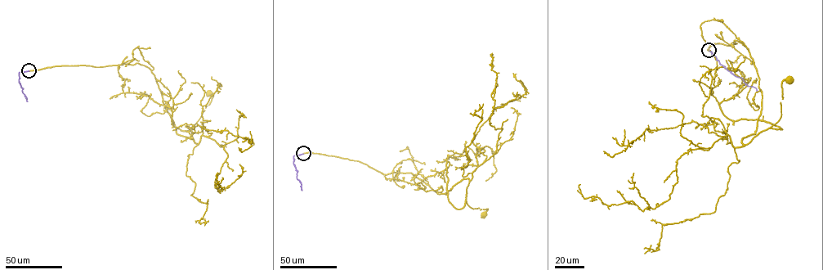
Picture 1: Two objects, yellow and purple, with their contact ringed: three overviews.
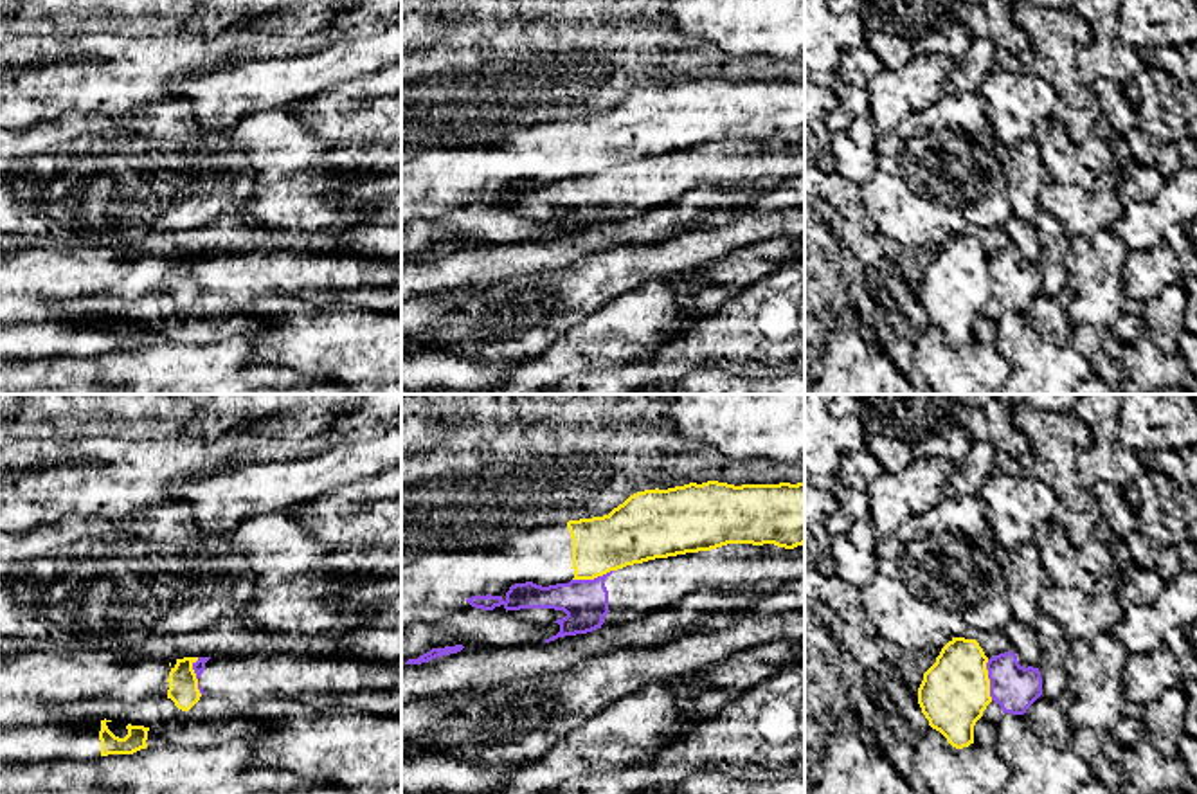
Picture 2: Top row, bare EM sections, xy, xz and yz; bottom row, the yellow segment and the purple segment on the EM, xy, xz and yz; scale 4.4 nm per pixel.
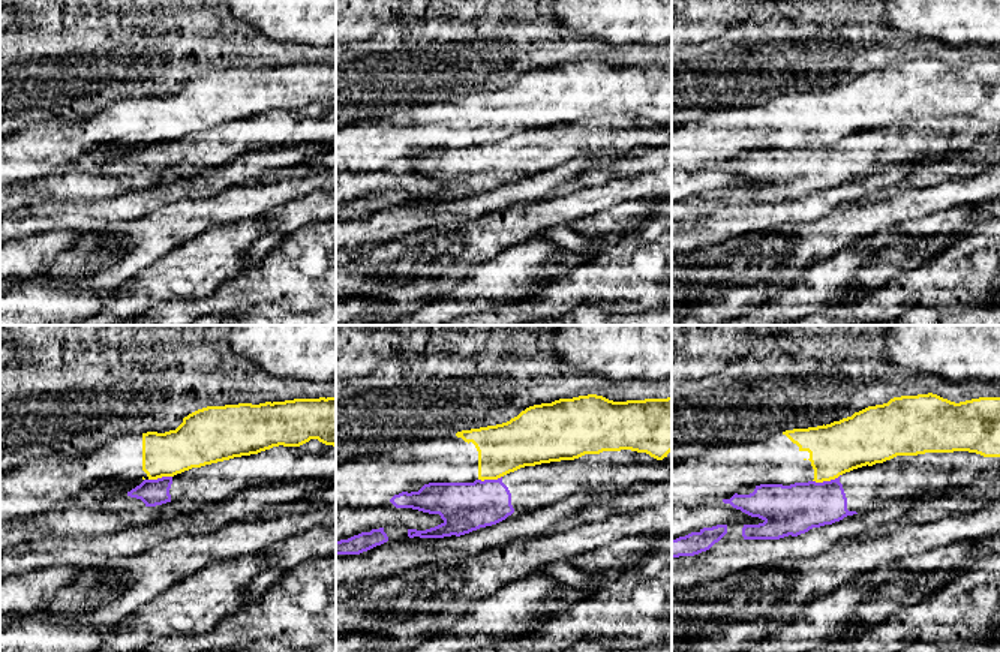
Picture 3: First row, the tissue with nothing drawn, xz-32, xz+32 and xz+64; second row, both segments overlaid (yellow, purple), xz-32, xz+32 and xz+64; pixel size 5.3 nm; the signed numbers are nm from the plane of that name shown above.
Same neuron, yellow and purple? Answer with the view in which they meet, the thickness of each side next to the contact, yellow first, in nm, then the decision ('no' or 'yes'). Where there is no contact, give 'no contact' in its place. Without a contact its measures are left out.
meets yellow in xz; 260 nm thick on the yellow side, 200 nm on the other; no

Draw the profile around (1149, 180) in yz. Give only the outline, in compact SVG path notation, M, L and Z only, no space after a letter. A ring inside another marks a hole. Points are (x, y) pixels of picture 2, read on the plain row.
M1136 164L1130 178L1138 185L1139 200L1150 203L1165 184L1165 176L1156 166Z

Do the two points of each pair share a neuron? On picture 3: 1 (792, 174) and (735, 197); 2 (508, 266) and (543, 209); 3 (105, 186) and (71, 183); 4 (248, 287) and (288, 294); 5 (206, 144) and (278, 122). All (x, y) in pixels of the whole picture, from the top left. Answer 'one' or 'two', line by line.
1: one
2: two
3: one
4: one
5: one

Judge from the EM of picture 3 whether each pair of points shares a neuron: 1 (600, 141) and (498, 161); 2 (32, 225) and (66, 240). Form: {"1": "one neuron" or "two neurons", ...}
{"1": "one neuron", "2": "two neurons"}

